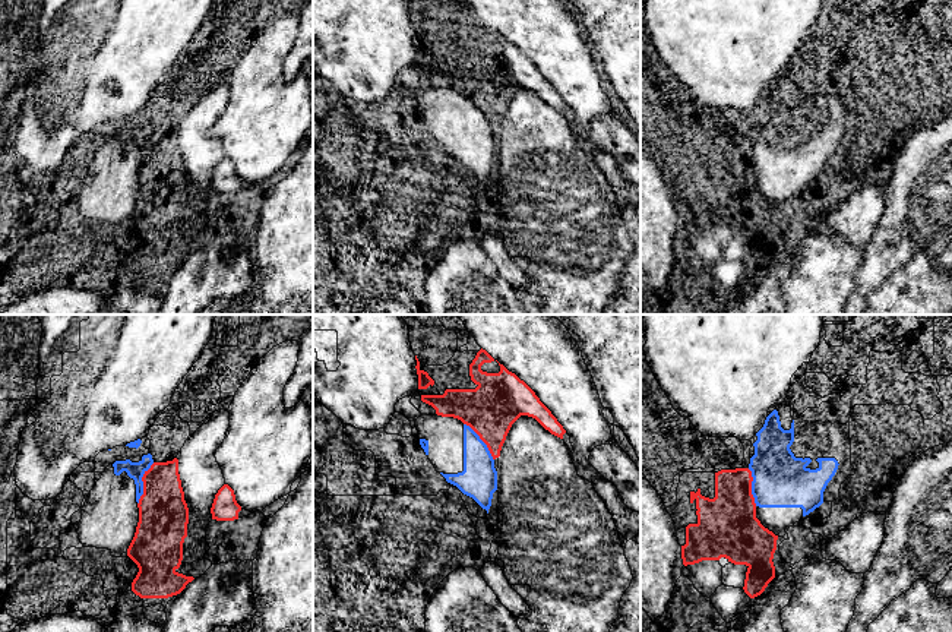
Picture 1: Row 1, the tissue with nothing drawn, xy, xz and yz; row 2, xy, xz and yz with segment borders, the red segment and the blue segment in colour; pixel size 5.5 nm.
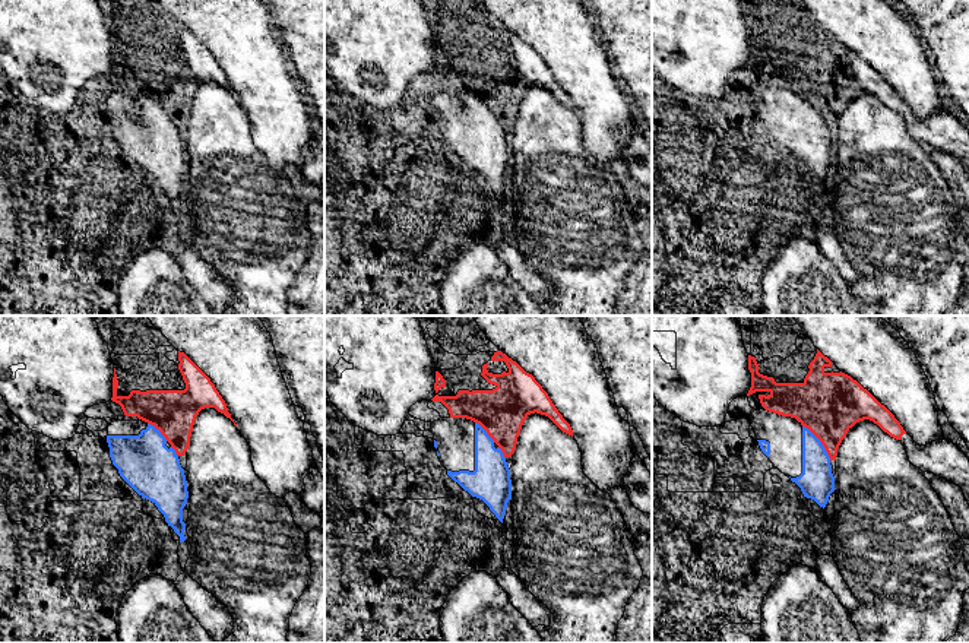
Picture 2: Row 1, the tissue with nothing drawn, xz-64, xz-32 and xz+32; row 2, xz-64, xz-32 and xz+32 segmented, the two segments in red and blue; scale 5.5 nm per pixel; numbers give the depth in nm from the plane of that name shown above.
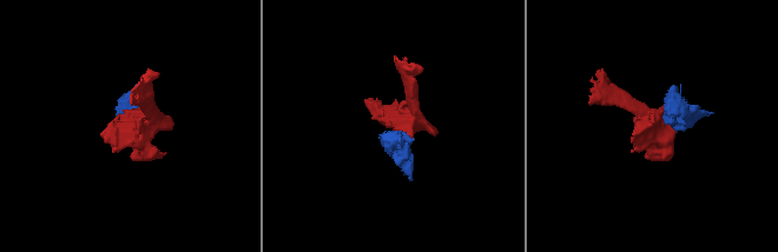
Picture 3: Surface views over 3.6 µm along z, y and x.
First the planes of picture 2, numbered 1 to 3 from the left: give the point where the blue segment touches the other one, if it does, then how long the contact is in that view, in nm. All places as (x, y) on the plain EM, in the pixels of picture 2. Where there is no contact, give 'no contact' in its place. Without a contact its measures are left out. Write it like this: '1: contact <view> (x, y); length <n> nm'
1: contact xz-64 (158, 101); length 150 nm
2: contact xz-32 (485, 103); length 160 nm
3: contact xz+32 (820, 113); length 240 nm

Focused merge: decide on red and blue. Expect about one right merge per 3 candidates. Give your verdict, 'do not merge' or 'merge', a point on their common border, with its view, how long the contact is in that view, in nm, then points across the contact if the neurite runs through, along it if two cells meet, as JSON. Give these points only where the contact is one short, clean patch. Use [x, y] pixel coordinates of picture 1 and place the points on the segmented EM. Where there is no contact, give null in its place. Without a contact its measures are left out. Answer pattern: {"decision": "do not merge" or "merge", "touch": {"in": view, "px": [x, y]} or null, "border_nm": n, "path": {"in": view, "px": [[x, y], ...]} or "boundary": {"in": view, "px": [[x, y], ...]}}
{"decision": "do not merge", "touch": {"in": "xy", "px": [144, 483]}, "border_nm": 240, "boundary": {"in": "xy", "px": [[154, 463], [142, 477], [142, 495], [138, 503]]}}

